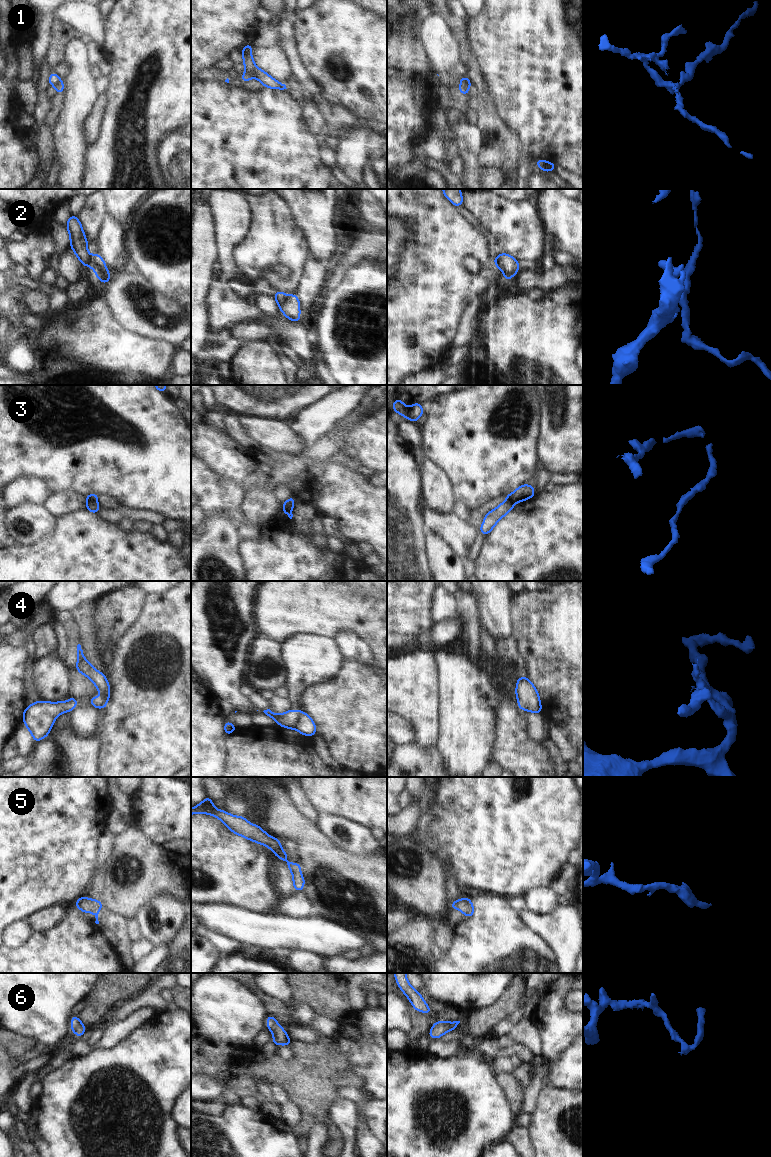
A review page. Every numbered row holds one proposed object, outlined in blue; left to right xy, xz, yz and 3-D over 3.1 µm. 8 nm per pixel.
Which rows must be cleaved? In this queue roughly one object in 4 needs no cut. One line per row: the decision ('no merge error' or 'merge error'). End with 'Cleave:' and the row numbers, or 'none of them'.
1: merge error
2: merge error
3: merge error
4: merge error
5: no merge error
6: merge error
Cleave: 1, 2, 3, 4, 6

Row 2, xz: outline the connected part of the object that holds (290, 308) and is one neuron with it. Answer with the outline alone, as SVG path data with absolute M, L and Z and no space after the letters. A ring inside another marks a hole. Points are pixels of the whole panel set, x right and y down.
M295 293L287 297L285 302L279 305L279 309L290 321L297 322L301 320L300 302Z

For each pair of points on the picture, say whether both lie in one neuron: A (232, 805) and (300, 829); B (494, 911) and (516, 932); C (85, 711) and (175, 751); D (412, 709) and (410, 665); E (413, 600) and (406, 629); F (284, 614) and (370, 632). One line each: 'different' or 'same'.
A: different
B: same
C: different
D: same
E: same
F: same

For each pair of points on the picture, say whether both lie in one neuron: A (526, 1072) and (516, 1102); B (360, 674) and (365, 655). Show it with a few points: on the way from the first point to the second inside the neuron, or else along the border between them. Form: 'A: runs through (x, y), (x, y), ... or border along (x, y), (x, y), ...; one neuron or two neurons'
A: border along (512, 1073), (523, 1088); two neurons
B: border along (344, 658), (358, 659), (371, 667); two neurons

